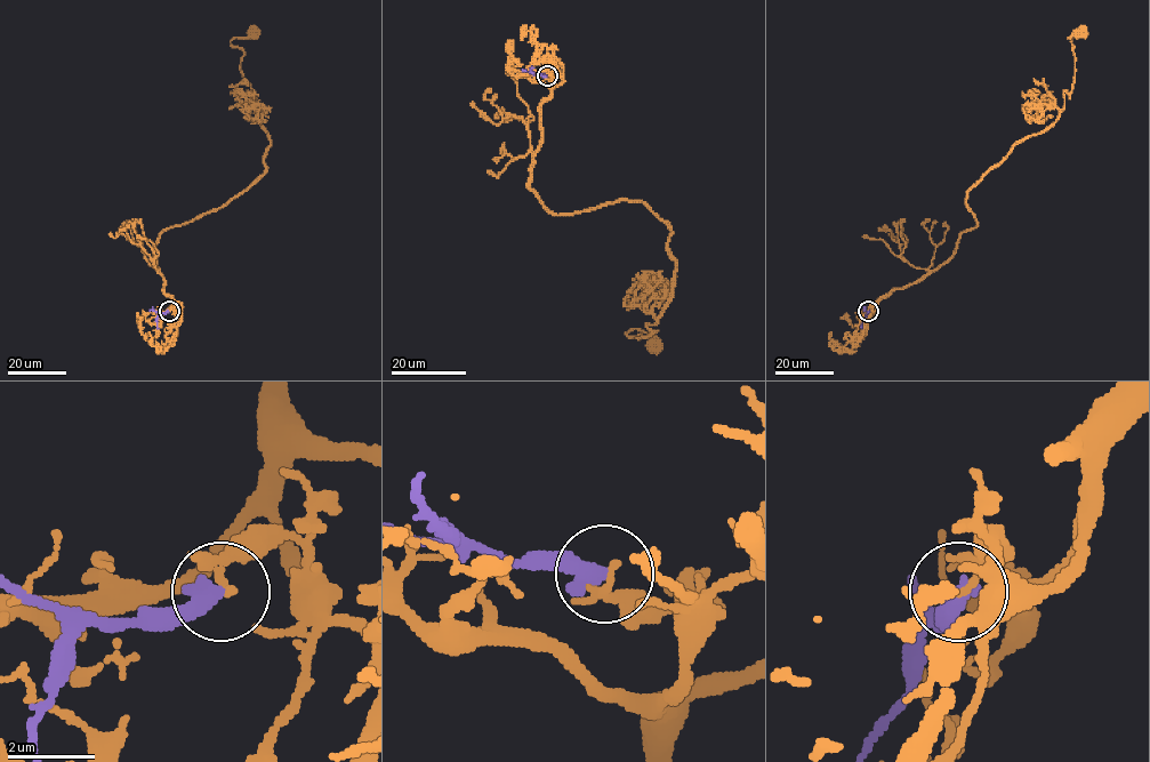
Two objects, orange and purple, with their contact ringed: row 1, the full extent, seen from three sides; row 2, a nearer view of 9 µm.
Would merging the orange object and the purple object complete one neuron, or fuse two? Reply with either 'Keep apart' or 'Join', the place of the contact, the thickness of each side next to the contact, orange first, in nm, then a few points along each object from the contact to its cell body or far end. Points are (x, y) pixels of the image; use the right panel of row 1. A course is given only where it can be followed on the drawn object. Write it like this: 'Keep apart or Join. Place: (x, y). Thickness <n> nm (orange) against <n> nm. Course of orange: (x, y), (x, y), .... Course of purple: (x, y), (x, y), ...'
Keep apart. Place: (868, 311). Thickness 100 nm (orange) against 440 nm. Course of orange: (868, 311), (938, 269), (978, 225), (966, 193), (1058, 118), (1074, 77), (1068, 38), (1080, 31). Course of purple: (868, 311), (861, 328)

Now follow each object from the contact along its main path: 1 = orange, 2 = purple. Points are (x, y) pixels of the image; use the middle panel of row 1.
1: (547, 75), (539, 200), (557, 214), (640, 200), (670, 232), (672, 298), (650, 335), (625, 334), (652, 345)
2: (547, 75), (533, 73), (533, 67)

